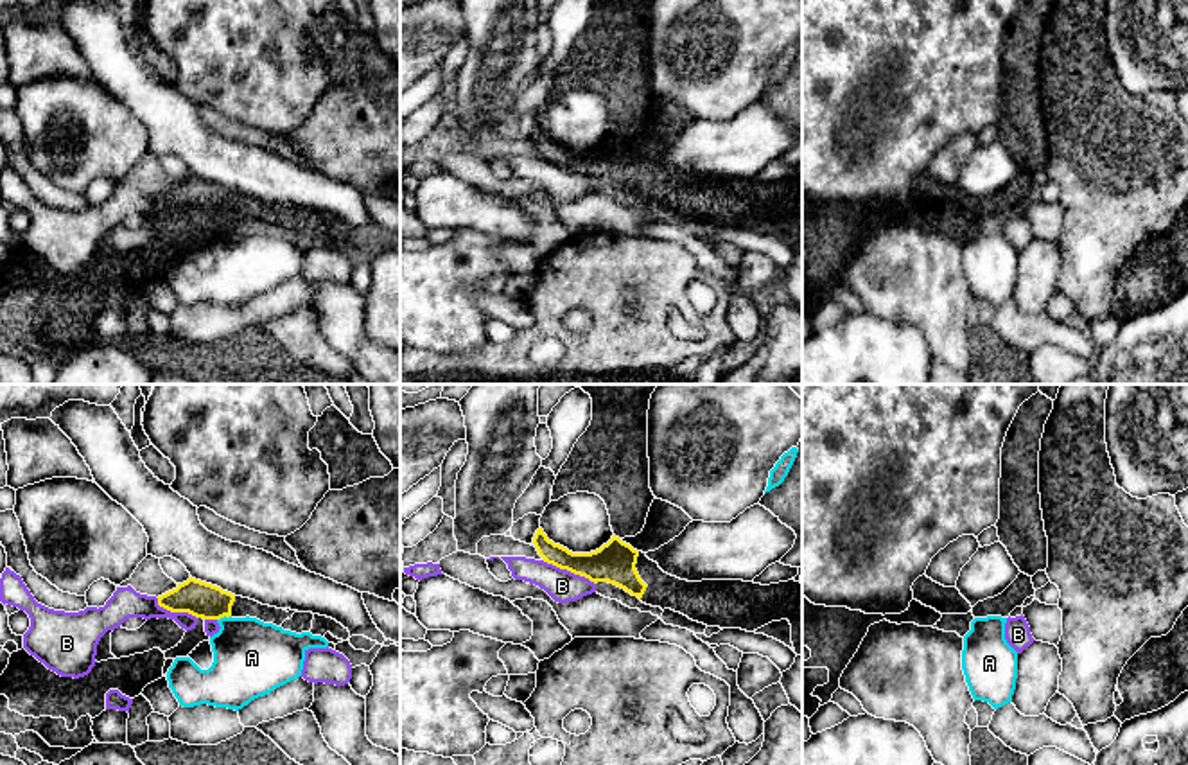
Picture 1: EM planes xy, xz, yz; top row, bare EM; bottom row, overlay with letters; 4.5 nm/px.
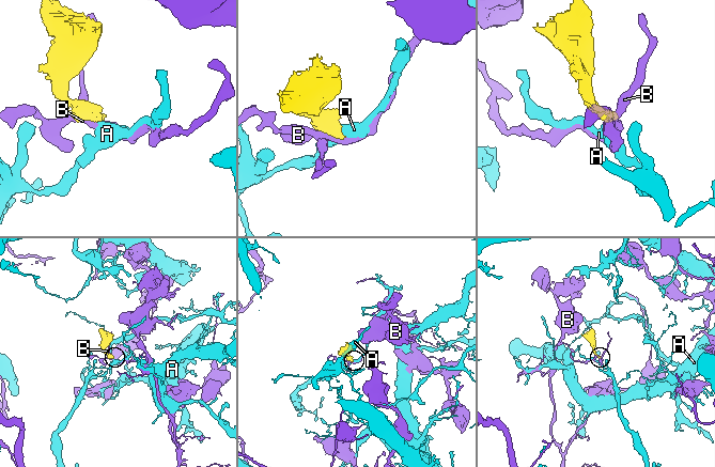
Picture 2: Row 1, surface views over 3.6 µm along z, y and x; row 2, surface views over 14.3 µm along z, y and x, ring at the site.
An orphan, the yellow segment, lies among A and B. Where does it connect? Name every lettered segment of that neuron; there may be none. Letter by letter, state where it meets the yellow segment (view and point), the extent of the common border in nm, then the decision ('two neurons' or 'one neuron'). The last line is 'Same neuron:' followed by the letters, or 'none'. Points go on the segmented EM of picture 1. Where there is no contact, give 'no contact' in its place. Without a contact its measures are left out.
A: xy (223, 616) | 70 nm | two neurons
B: xz (569, 570) | 260 nm | two neurons
Same neuron: none

